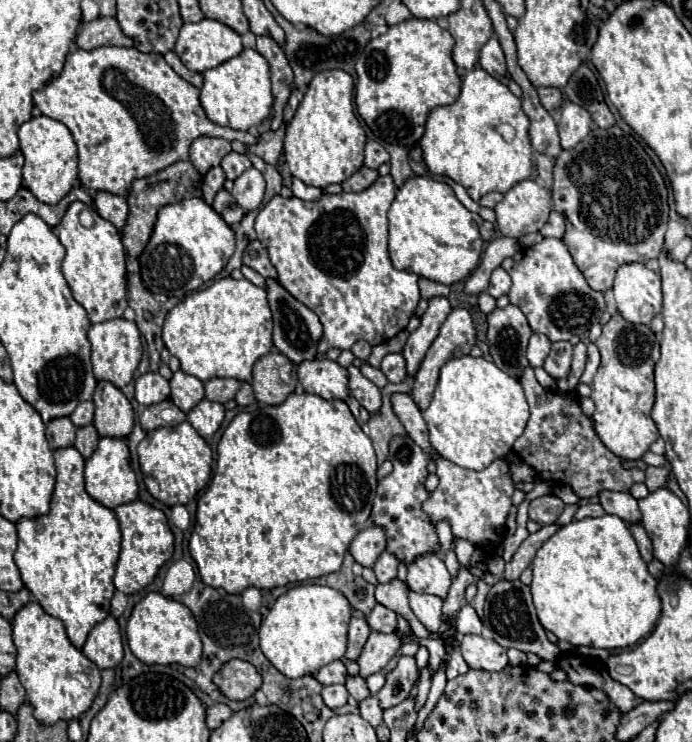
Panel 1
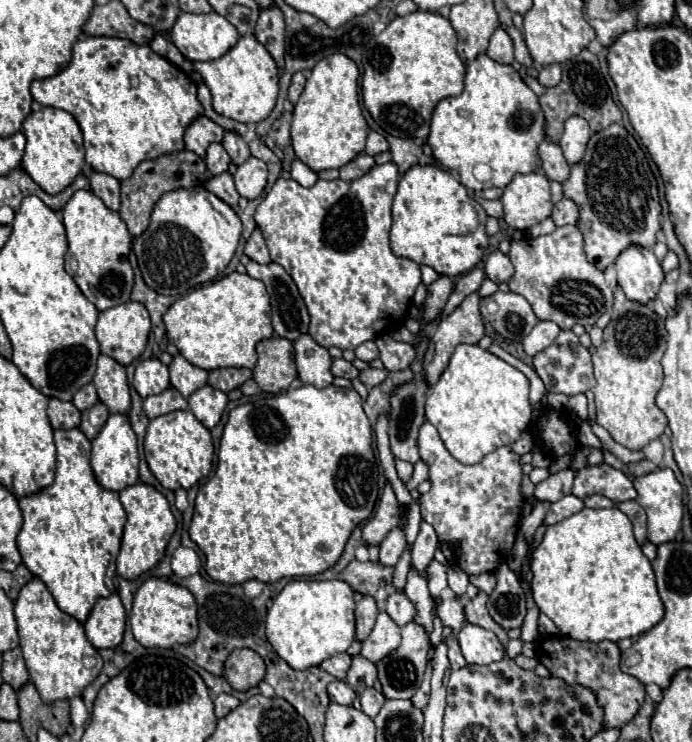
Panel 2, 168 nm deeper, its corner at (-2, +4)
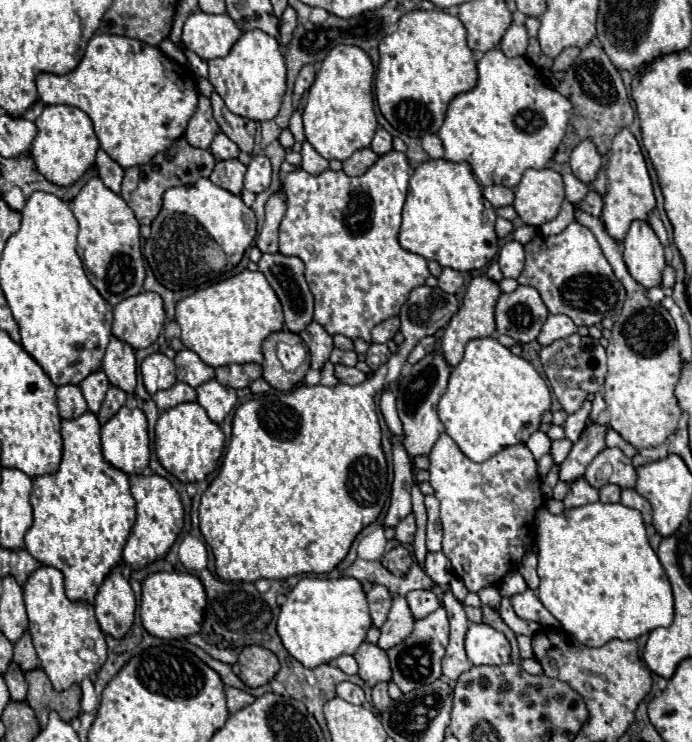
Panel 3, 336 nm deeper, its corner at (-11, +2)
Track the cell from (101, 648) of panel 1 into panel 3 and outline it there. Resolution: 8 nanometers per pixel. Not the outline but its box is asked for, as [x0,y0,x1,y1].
[96,567,136,639]

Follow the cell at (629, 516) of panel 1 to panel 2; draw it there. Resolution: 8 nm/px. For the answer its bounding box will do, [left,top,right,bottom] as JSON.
[573,463,637,503]

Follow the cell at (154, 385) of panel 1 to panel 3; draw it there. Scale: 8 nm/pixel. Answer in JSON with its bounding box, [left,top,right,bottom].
[140,353,176,395]

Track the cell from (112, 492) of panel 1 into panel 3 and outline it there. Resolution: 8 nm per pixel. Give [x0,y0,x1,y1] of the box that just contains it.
[102,407,151,475]

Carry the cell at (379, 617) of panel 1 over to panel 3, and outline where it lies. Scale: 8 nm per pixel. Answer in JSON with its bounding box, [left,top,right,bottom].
[406,591,440,619]

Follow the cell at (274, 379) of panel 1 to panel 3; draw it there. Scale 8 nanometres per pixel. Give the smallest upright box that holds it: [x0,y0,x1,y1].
[262,331,306,391]

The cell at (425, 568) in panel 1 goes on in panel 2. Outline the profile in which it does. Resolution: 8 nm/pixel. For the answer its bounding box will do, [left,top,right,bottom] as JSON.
[411,521,439,577]

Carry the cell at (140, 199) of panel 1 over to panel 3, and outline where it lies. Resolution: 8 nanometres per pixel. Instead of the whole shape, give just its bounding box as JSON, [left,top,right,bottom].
[120,137,216,225]

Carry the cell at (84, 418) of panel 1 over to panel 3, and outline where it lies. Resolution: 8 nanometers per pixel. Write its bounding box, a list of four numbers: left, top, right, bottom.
[80,371,110,413]

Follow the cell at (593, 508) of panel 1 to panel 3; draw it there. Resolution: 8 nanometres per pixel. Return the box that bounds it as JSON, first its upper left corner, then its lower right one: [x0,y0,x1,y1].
[600,485,620,503]

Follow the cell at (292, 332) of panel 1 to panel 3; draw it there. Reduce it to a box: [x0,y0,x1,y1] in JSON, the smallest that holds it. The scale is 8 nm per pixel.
[258,253,314,333]

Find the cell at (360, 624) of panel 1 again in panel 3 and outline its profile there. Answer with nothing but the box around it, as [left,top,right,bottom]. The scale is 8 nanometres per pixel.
[368,585,392,627]

